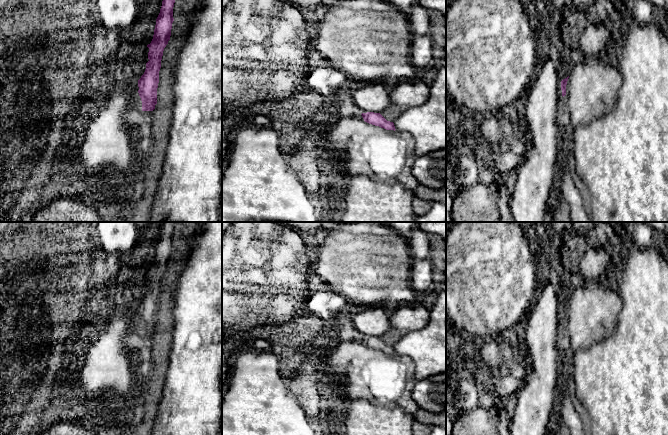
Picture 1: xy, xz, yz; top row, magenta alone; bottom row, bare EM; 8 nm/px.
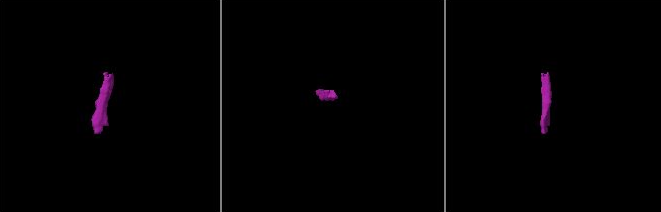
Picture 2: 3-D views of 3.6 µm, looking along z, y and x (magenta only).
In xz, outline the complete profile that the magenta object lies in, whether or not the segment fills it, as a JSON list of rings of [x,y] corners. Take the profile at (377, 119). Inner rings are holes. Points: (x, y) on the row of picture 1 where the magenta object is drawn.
[[[367,112],[367,113],[362,113],[361,115],[364,121],[369,124],[379,126],[386,130],[394,130],[394,131],[396,130],[394,123],[387,121],[380,113]]]

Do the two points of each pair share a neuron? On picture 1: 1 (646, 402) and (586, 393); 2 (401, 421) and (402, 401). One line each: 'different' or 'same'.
1: same
2: different

